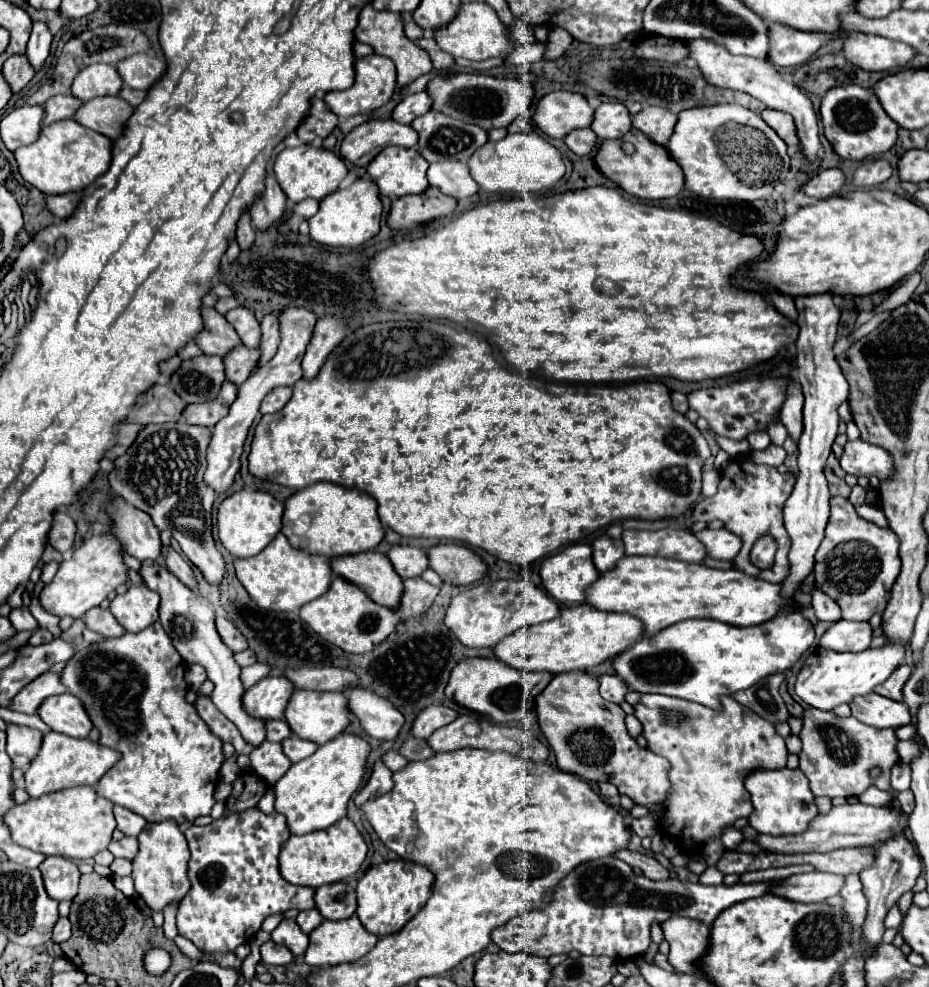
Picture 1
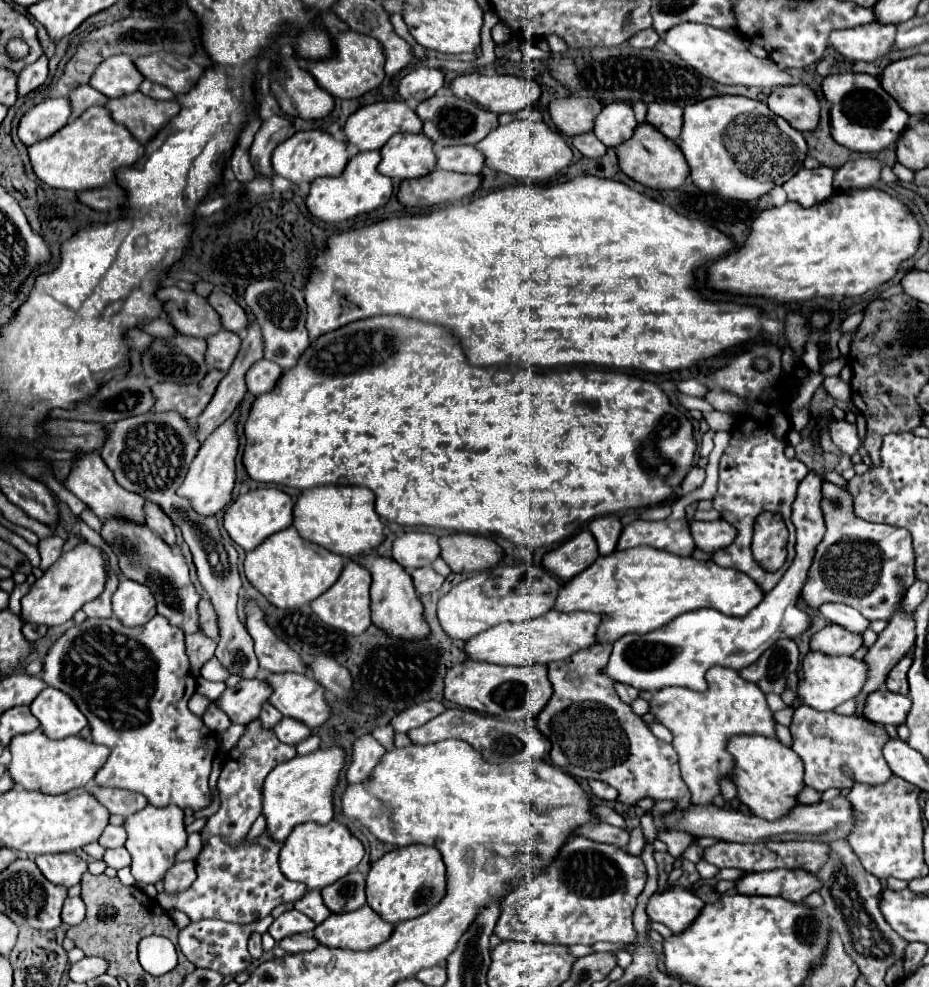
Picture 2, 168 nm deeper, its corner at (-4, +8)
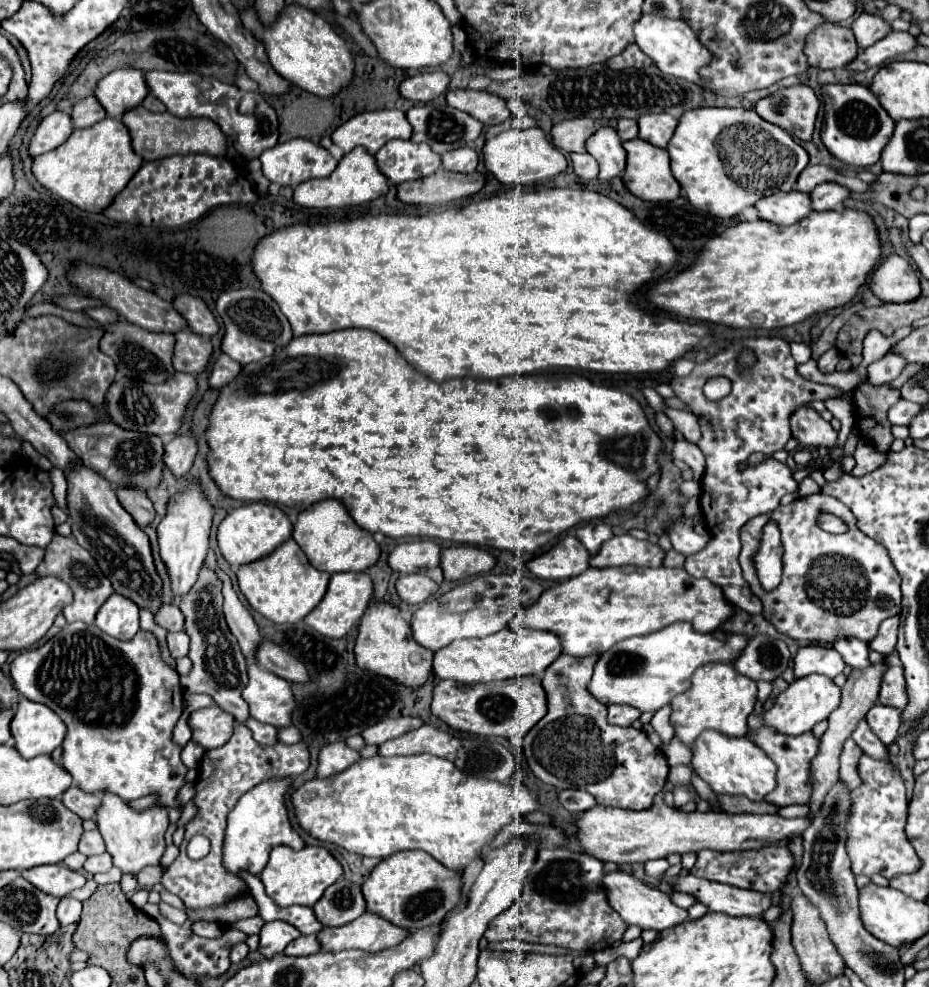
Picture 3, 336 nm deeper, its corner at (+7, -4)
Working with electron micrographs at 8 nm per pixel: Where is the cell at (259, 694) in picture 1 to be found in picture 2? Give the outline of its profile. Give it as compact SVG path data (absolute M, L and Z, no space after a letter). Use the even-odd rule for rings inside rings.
M240 680L234 688L228 688L214 704L228 714L232 724L250 724L260 714L260 706L268 700L270 688L264 680Z

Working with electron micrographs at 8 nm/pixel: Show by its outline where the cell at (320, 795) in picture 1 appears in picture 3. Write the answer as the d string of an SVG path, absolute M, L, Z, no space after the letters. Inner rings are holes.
M269 778L267 782L257 784L253 790L245 792L237 806L229 814L227 830L225 830L225 868L231 872L239 872L241 868L253 872L255 876L261 874L265 864L269 862L269 854L275 846L287 844L291 848L303 848L303 838L293 830L287 806L285 806L285 794L289 792L293 784L293 778Z

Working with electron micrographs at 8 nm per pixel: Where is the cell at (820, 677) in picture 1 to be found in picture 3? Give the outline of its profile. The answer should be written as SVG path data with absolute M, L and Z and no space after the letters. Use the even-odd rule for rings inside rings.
M809 674L809 676L793 680L789 684L789 688L779 694L779 698L775 700L775 706L765 712L763 722L765 722L765 726L773 726L783 734L797 736L797 734L811 730L817 722L829 718L829 714L839 704L841 704L841 688L823 674Z

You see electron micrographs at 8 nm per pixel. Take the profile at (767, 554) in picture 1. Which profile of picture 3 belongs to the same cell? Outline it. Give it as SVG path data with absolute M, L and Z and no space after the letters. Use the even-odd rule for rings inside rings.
M811 494L797 498L787 506L779 506L769 516L757 516L741 528L740 539L742 549L739 563L743 577L749 582L753 594L761 598L763 616L785 636L795 640L831 642L837 634L849 634L863 642L871 642L877 636L879 624L901 610L901 578L889 558L889 552L885 546L865 536L855 526L855 516L849 508L831 496ZM821 510L843 516L847 532L829 534L819 530L817 514ZM769 518L779 524L785 546L785 566L783 582L777 590L765 592L757 586L759 578L753 558L759 550L759 544L755 544L755 534L761 534L763 538L761 528Z

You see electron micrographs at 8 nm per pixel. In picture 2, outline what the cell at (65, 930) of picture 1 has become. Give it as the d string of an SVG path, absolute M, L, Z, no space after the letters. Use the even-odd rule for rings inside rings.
M80 896L76 898L66 898L64 908L62 908L62 922L68 926L74 926L84 920L84 902Z

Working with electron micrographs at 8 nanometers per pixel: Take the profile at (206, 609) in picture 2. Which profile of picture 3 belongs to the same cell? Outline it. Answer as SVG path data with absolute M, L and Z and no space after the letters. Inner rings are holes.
M165 604L161 606L161 614L155 616L155 622L163 626L167 632L183 632L185 630L185 616L179 606Z

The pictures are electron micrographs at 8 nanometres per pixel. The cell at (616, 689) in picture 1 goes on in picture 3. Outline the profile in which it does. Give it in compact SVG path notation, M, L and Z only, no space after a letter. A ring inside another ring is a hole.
M609 704L609 722L617 724L617 726L631 726L641 712L633 706L625 706L625 704Z

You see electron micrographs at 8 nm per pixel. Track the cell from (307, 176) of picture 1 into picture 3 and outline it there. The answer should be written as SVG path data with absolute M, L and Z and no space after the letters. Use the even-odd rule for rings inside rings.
M295 138L289 142L277 144L275 148L265 150L265 154L261 154L259 160L263 164L263 174L267 180L271 180L273 184L291 186L291 188L295 188L301 182L307 182L311 178L327 178L337 168L337 160L321 144L315 144L305 138Z

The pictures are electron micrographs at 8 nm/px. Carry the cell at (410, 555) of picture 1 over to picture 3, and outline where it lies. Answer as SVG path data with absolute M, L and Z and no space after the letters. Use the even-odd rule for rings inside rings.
M413 540L401 542L389 552L389 566L393 572L401 574L415 574L435 568L439 564L441 546L433 540Z

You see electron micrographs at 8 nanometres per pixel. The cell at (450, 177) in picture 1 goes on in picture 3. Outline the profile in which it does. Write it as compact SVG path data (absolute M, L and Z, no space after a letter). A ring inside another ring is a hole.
M465 146L461 150L453 150L449 154L441 156L441 166L449 172L459 172L459 174L471 174L475 172L479 164L479 156L473 148Z

